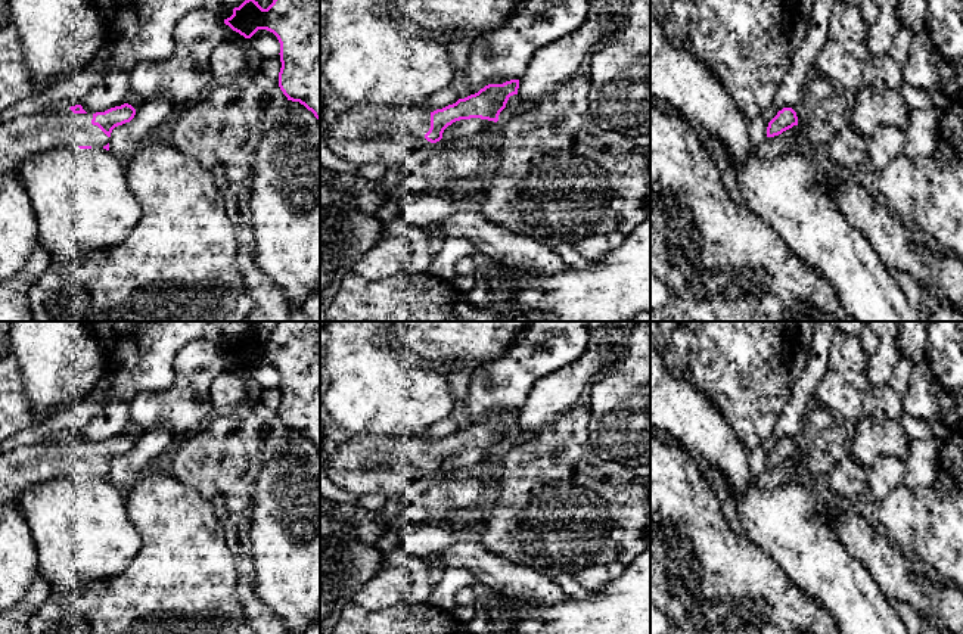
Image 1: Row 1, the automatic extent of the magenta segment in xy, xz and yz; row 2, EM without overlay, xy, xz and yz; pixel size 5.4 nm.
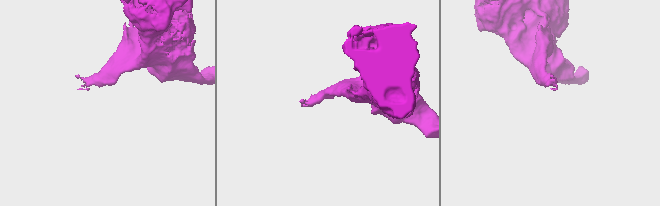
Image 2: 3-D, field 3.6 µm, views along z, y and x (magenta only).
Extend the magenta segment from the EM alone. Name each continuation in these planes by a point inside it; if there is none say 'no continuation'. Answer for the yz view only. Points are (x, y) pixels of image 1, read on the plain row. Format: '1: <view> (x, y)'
no continuation

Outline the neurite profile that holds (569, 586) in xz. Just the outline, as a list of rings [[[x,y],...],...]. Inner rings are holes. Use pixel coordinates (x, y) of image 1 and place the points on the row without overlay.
[[[562,574],[556,578],[553,578],[553,581],[563,590],[563,593],[566,593],[569,597],[575,597],[575,599],[585,599],[590,597],[591,593],[584,590],[578,581],[568,575],[568,574]]]

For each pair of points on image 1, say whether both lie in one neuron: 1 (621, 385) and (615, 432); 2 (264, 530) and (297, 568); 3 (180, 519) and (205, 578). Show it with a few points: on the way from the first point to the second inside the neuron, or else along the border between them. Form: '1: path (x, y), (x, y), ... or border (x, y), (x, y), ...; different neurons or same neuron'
1: path (621, 397), (621, 420); same neuron
2: path (273, 538), (285, 550), (288, 559); same neuron
3: path (180, 534), (183, 555), (190, 563); same neuron

